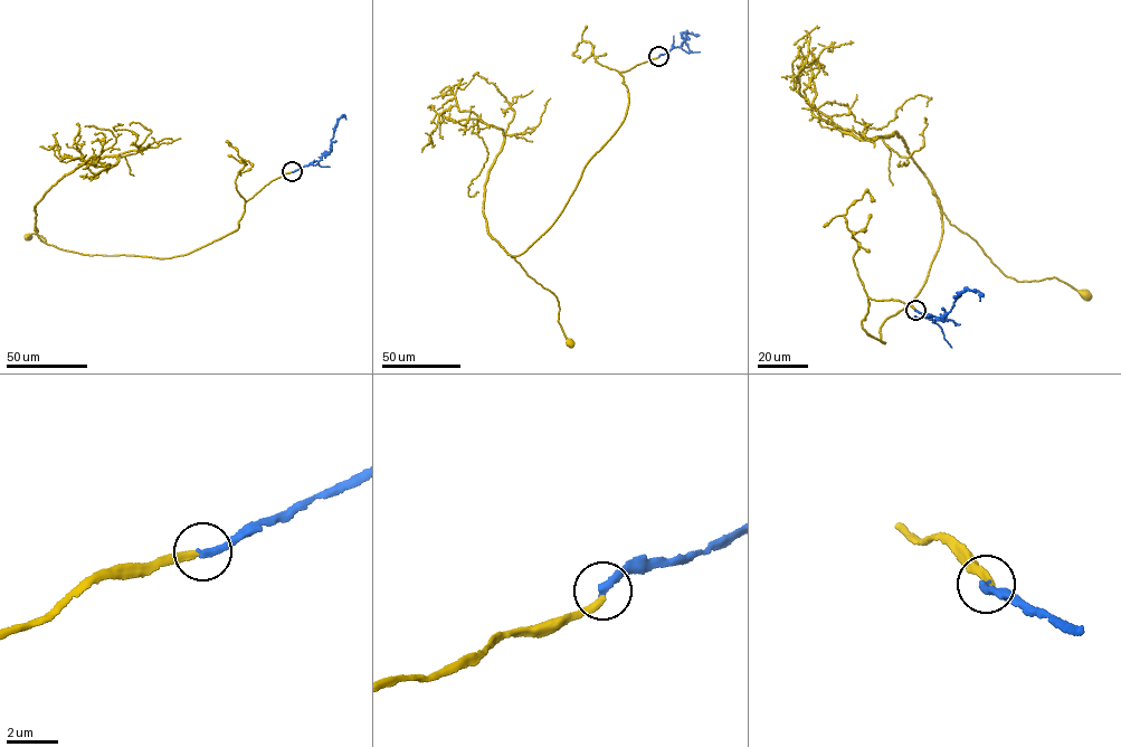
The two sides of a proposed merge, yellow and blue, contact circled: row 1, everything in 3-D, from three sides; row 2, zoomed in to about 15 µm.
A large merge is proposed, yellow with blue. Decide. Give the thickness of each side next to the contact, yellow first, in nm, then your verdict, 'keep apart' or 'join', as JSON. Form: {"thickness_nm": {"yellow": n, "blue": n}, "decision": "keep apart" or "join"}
{"thickness_nm": {"yellow": 260, "blue": 300}, "decision": "keep apart"}

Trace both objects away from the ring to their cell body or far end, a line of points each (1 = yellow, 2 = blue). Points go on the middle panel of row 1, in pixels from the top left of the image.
1: (659, 56), (620, 72), (629, 100), (623, 122), (549, 228), (524, 252), (507, 253), (557, 296), (570, 342)
2: (658, 56), (681, 46), (687, 39), (686, 32), (699, 35)

